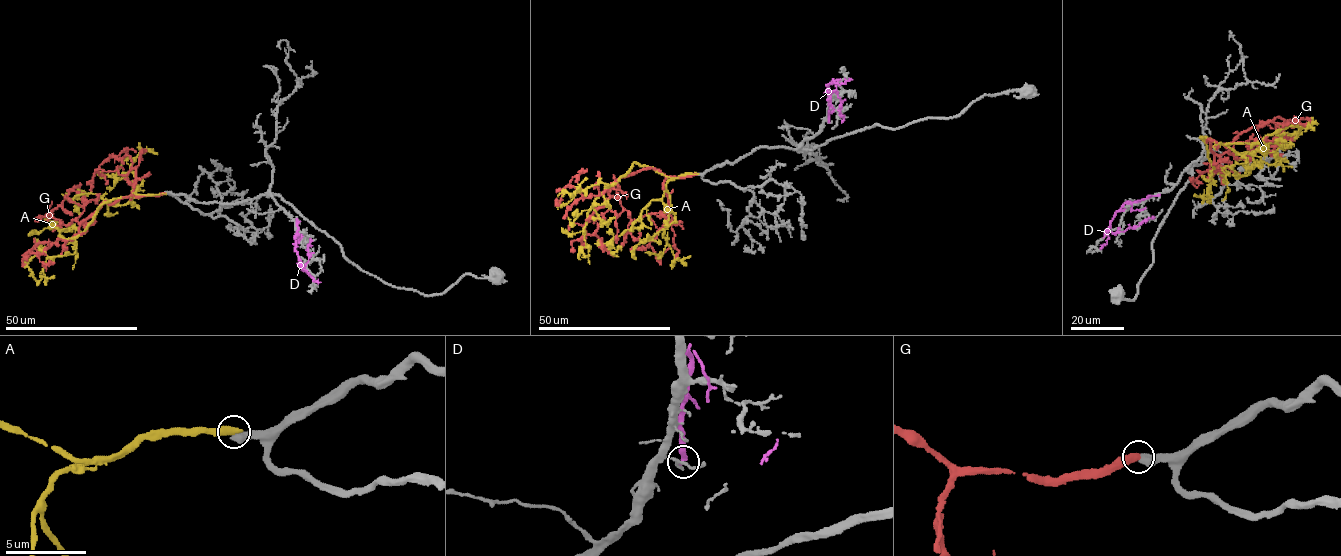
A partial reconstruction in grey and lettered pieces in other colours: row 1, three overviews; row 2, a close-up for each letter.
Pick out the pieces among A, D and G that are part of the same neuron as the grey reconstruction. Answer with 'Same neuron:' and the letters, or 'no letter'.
Same neuron: G

